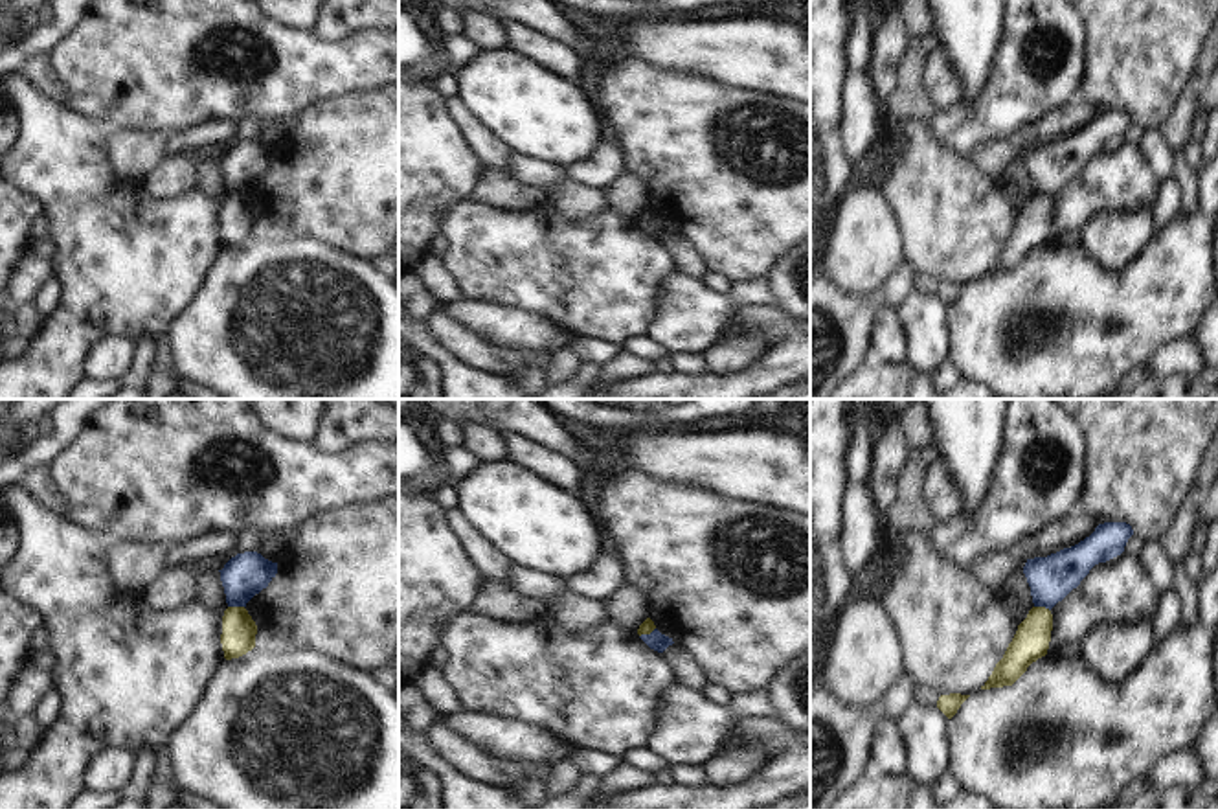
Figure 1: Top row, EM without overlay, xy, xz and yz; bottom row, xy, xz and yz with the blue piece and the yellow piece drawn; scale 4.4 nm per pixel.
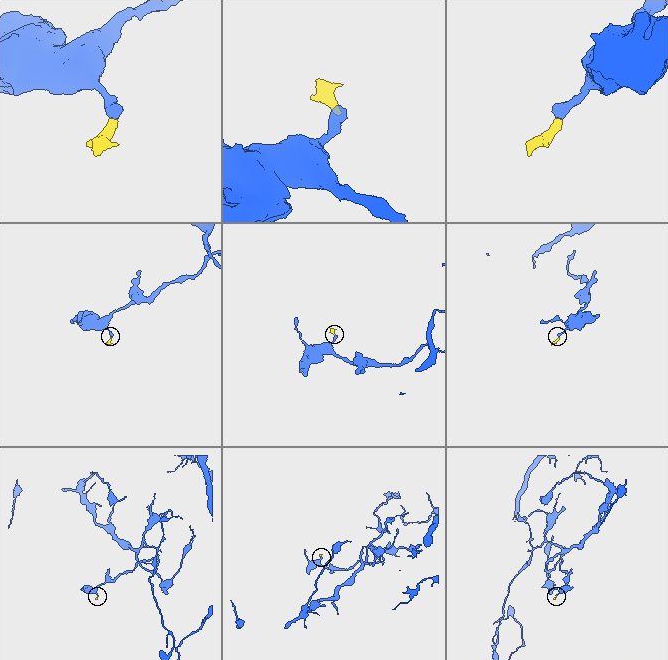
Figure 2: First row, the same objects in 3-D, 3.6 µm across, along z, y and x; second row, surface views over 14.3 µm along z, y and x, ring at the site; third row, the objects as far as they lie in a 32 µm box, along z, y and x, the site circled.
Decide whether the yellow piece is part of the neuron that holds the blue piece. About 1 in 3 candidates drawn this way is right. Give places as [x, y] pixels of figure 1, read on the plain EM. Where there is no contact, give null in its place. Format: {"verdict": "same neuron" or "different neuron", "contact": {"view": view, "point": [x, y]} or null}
{"verdict": "different neuron", "contact": {"view": "xy", "point": [236, 193]}}

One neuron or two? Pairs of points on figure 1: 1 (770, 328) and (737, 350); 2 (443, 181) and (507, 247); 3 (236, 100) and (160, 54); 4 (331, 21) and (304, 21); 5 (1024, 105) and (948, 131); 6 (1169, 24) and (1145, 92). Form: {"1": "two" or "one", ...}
{"1": "one", "2": "two", "3": "one", "4": "two", "5": "one", "6": "one"}

